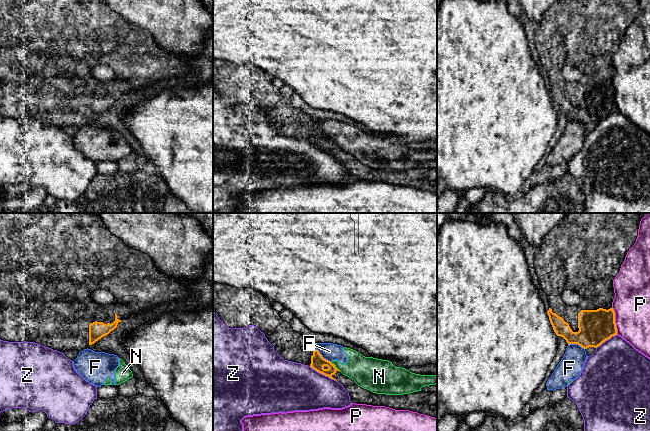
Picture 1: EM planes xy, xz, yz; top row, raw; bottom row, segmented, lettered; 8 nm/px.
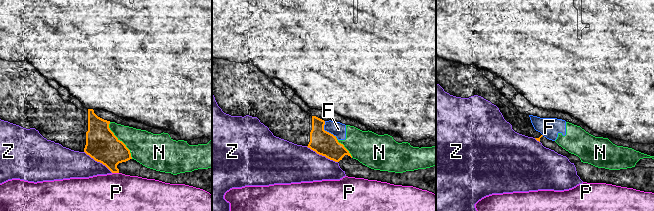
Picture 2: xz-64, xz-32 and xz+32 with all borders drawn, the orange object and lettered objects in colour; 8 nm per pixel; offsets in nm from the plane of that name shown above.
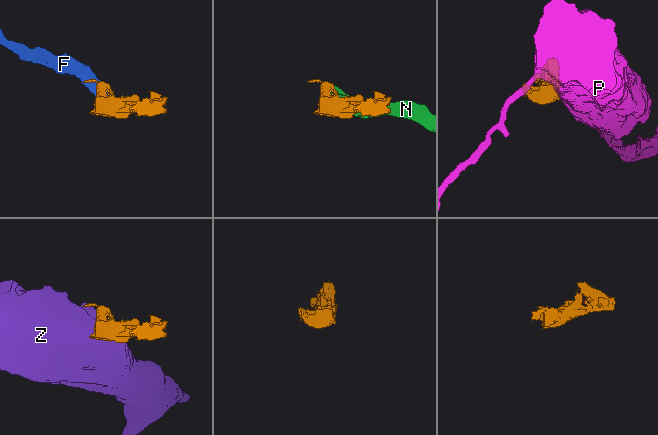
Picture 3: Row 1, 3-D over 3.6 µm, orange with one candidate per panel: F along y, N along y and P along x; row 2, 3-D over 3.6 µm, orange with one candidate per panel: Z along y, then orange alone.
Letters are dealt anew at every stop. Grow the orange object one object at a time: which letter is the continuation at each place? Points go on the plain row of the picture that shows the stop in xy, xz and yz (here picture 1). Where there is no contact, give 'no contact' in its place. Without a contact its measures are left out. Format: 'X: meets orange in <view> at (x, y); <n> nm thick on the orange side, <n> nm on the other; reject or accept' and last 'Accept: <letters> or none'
F: meets orange in xz at (320, 130); 110 nm thick on the orange side, 140 nm on the other; reject
N: meets orange in xz at (334, 142); 110 nm thick on the orange side, 220 nm on the other; reject
P: meets orange in yz at (614, 96); 280 nm thick on the orange side, 300 nm on the other; reject
Z: meets orange in xz at (323, 150); 110 nm thick on the orange side, 380 nm on the other; reject
Accept: none

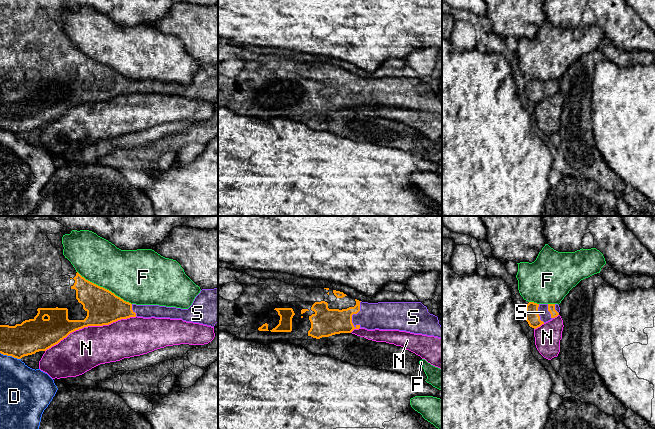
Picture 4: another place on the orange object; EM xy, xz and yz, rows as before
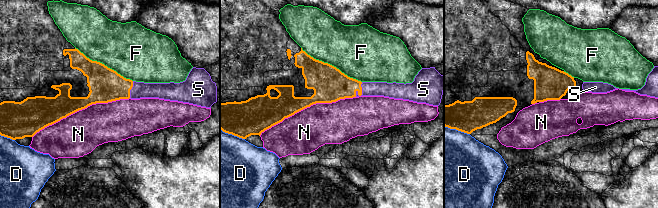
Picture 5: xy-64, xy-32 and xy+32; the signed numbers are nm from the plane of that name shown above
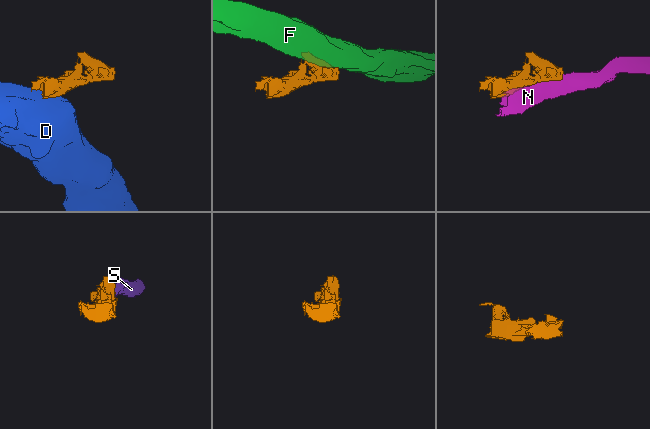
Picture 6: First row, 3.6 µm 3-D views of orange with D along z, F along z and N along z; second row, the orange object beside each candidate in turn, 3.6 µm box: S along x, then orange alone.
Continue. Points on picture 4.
D: meets orange in xy at (10, 131); 260 nm thick on the orange side, 320 nm on the other; reject
F: meets orange in xy at (104, 64); 280 nm thick on the orange side, 400 nm on the other; reject
N: meets orange in xy at (90, 101); 280 nm thick on the orange side, 320 nm on the other; reject
S: meets orange in xz at (353, 89); 220 nm thick on the orange side, 220 nm on the other; accept
Accept: S

